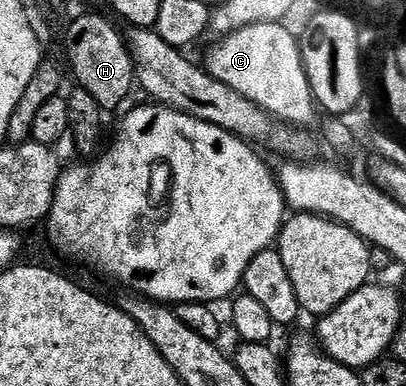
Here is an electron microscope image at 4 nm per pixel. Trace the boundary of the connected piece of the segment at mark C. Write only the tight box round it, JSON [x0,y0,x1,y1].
[204,22,316,126]

